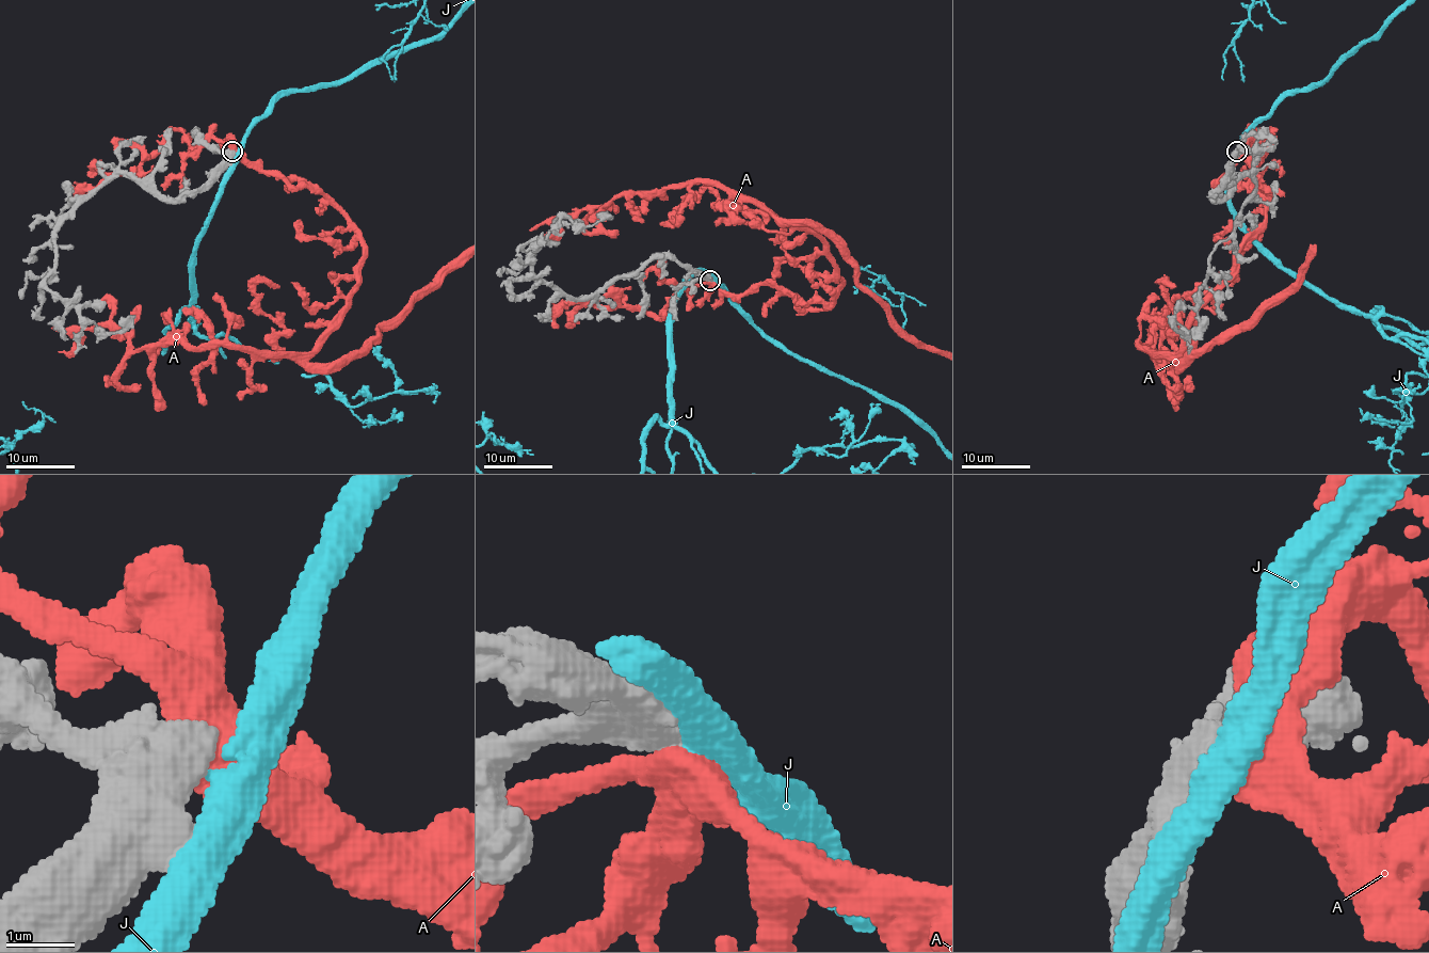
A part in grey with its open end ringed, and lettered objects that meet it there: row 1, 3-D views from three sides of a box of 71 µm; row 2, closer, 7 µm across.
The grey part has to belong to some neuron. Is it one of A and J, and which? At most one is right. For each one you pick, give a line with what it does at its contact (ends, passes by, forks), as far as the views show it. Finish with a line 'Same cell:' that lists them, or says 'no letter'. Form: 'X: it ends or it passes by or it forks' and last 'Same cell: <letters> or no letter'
Same cell: no letter

